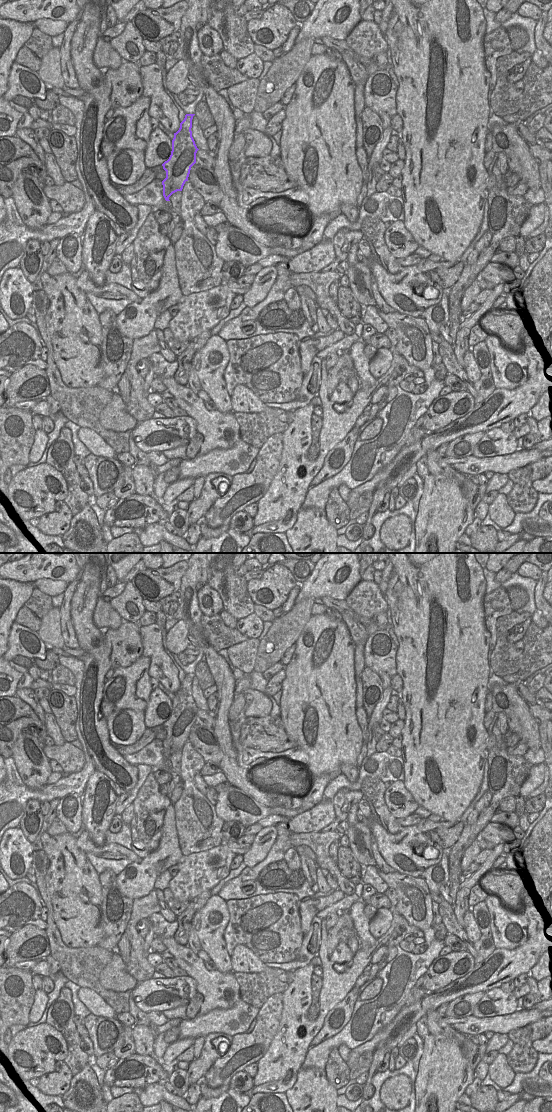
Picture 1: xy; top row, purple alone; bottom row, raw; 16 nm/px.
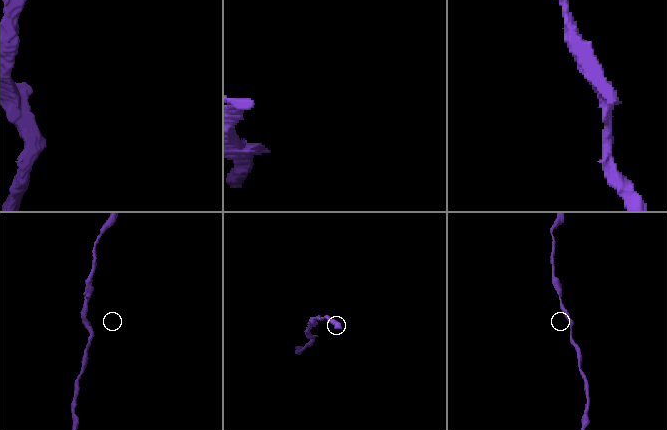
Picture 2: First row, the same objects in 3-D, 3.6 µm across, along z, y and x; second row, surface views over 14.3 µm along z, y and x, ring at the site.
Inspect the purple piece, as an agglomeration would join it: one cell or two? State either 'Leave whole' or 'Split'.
Leave whole.

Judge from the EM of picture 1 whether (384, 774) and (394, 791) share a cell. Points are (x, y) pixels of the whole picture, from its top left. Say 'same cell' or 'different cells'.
different cells

